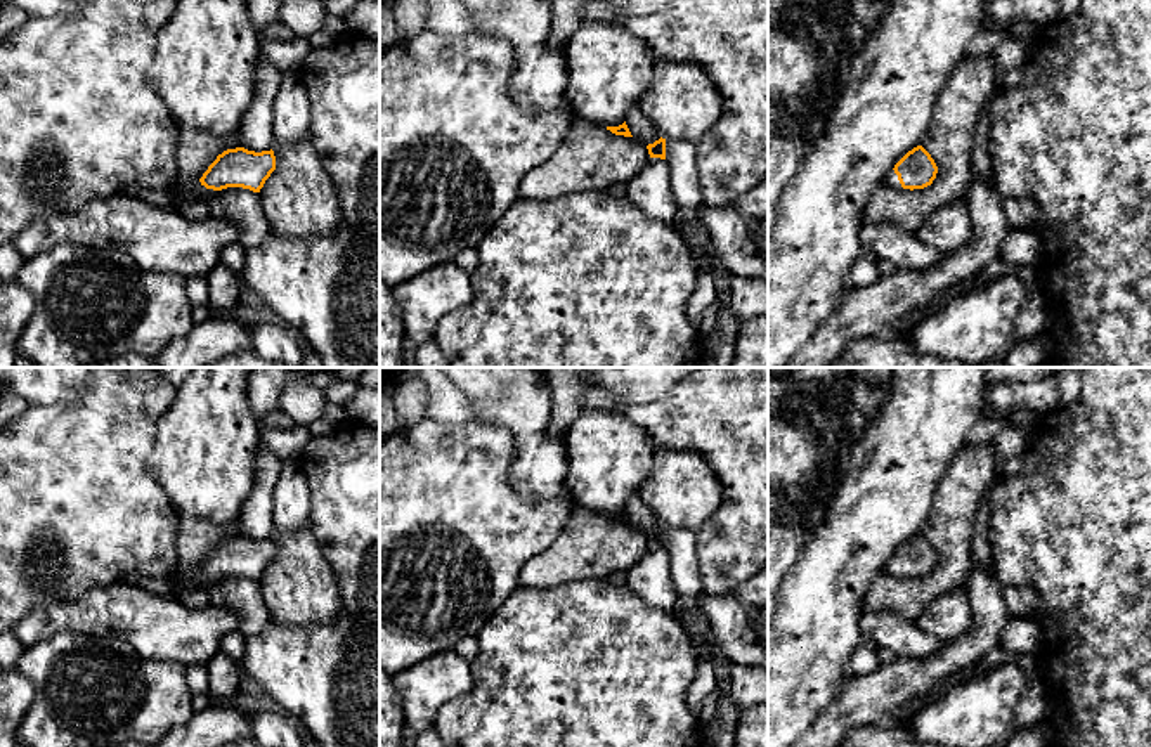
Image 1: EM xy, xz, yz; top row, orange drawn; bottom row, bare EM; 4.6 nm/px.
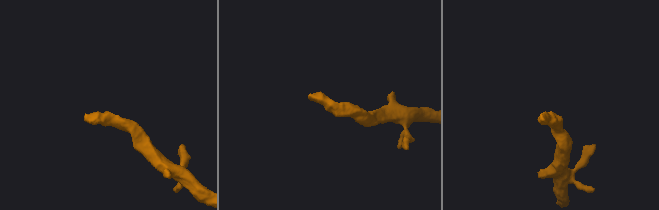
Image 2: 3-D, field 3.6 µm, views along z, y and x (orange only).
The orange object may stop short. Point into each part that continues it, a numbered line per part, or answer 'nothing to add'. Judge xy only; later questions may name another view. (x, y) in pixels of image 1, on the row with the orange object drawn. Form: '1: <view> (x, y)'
1: xy (182, 193)

